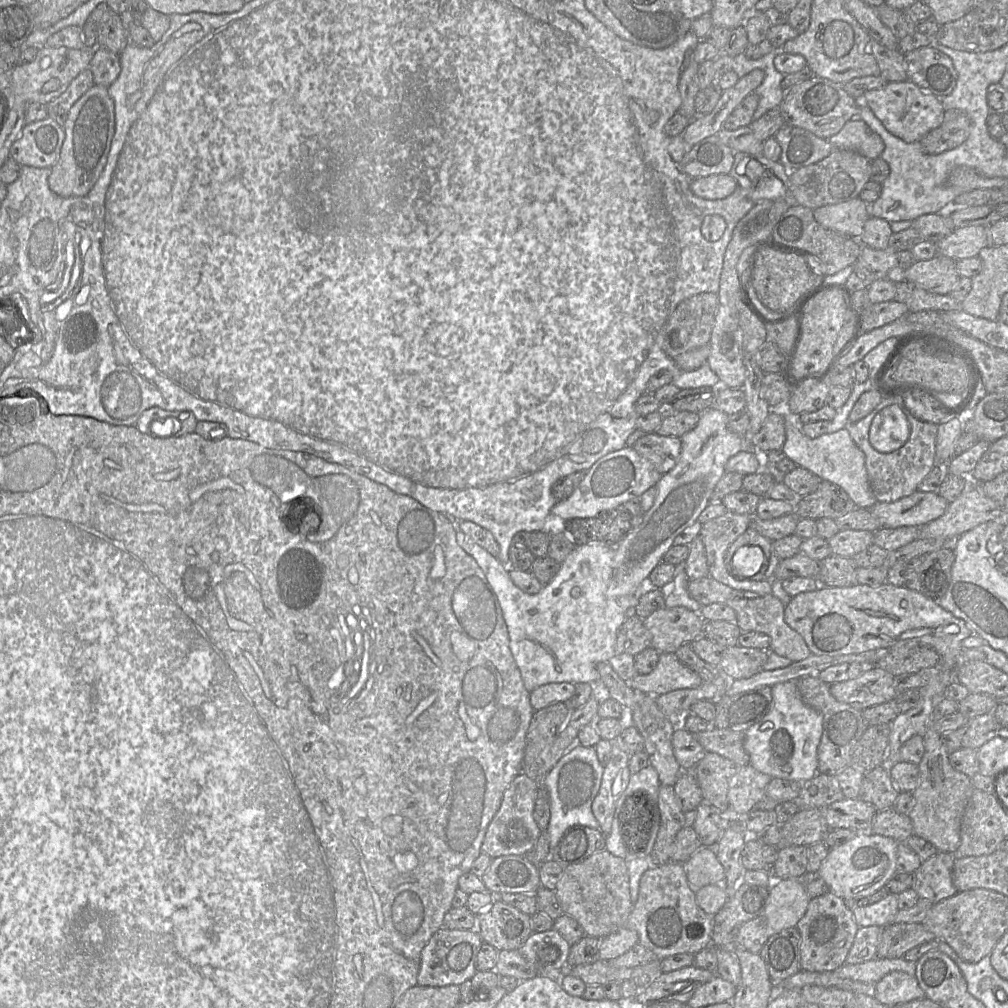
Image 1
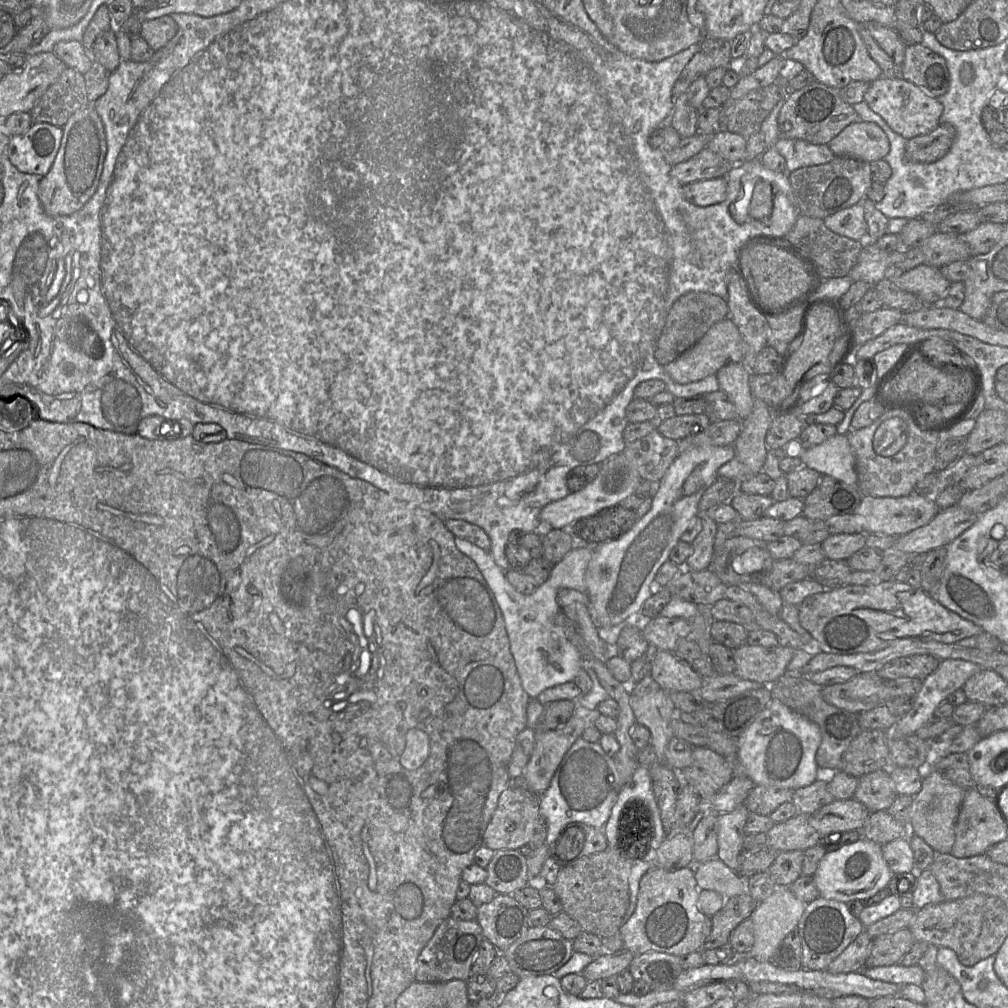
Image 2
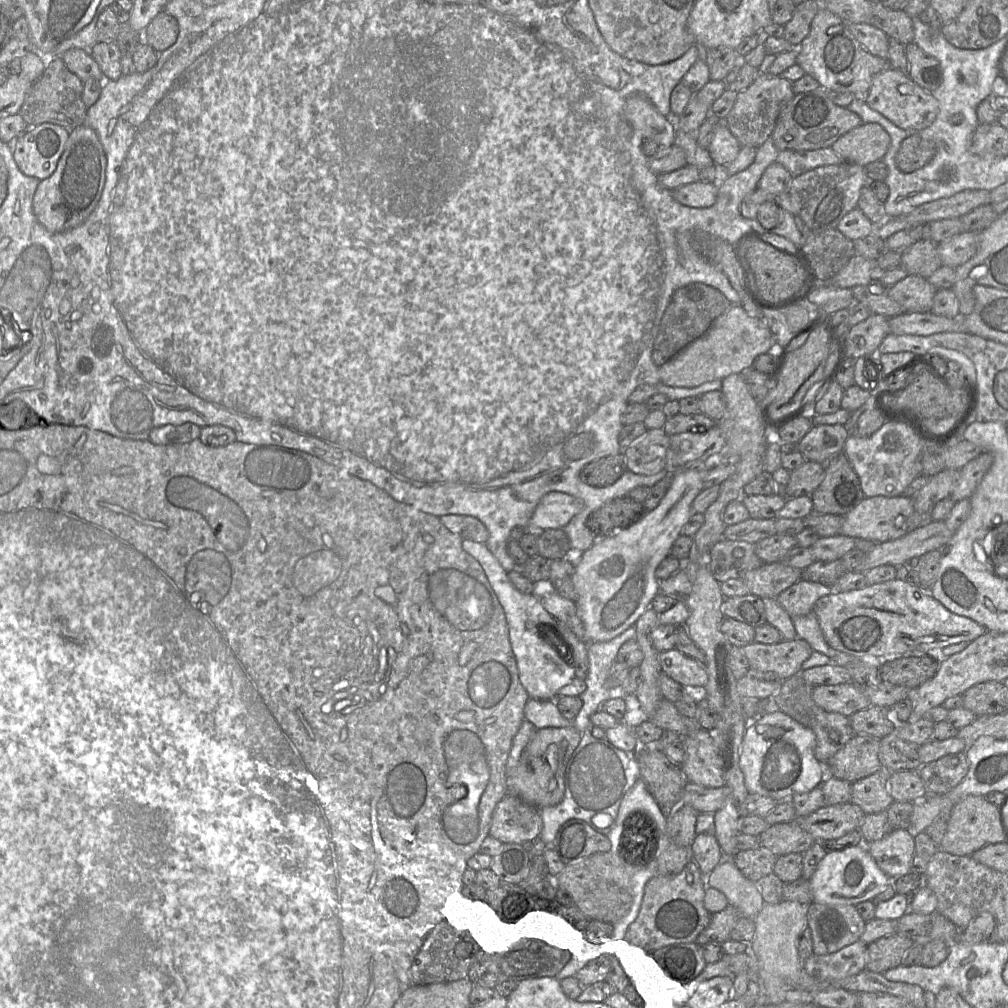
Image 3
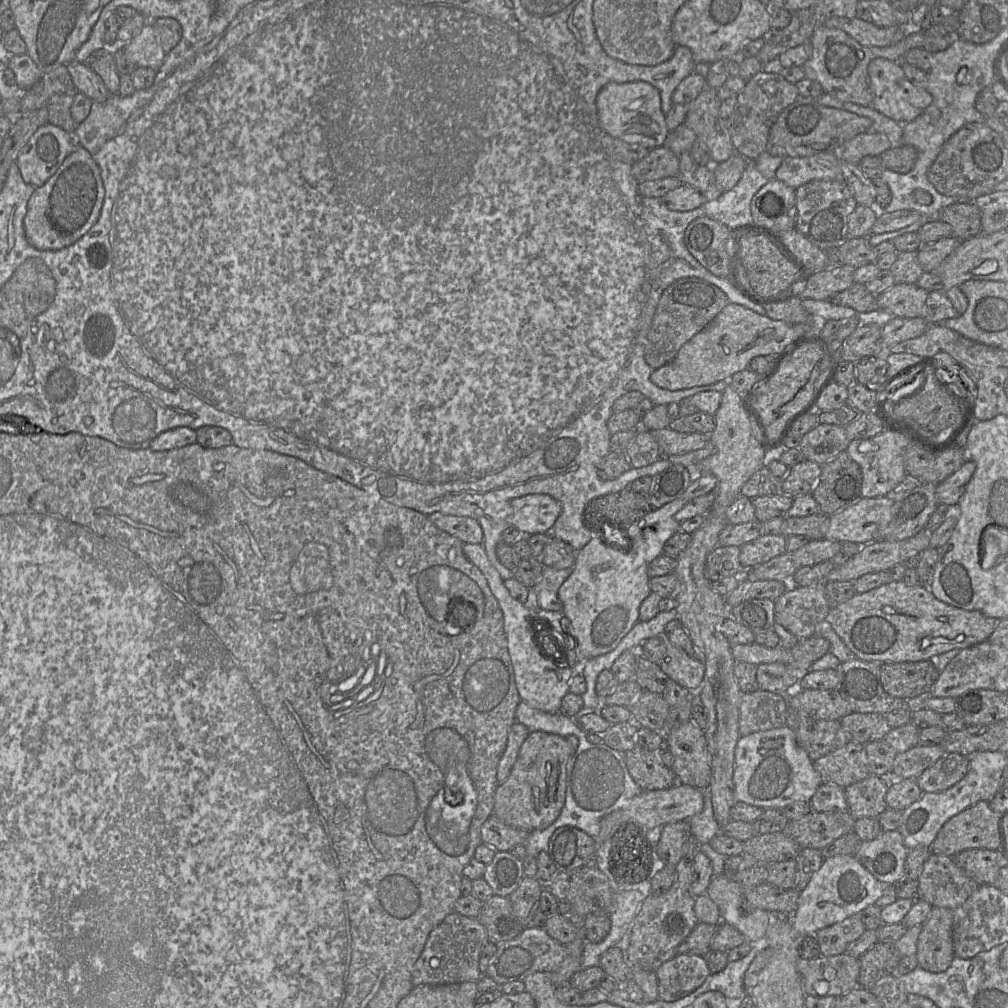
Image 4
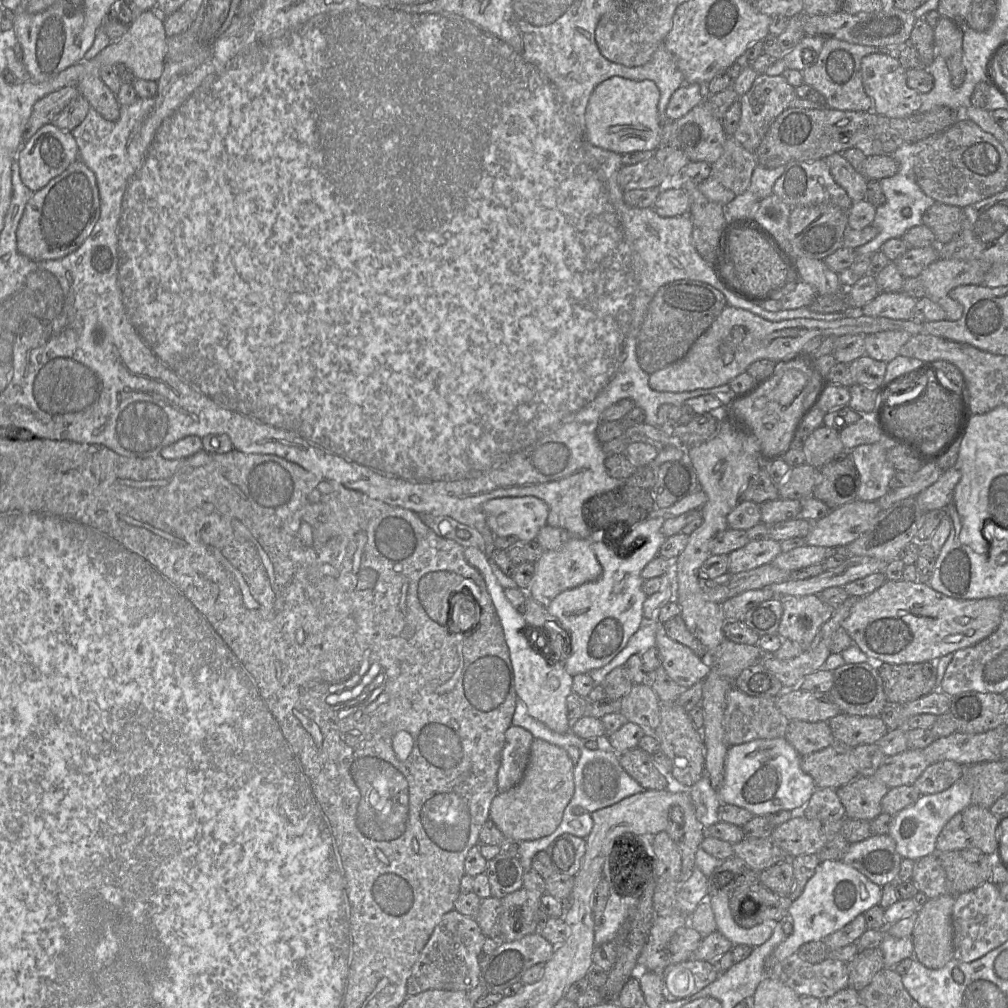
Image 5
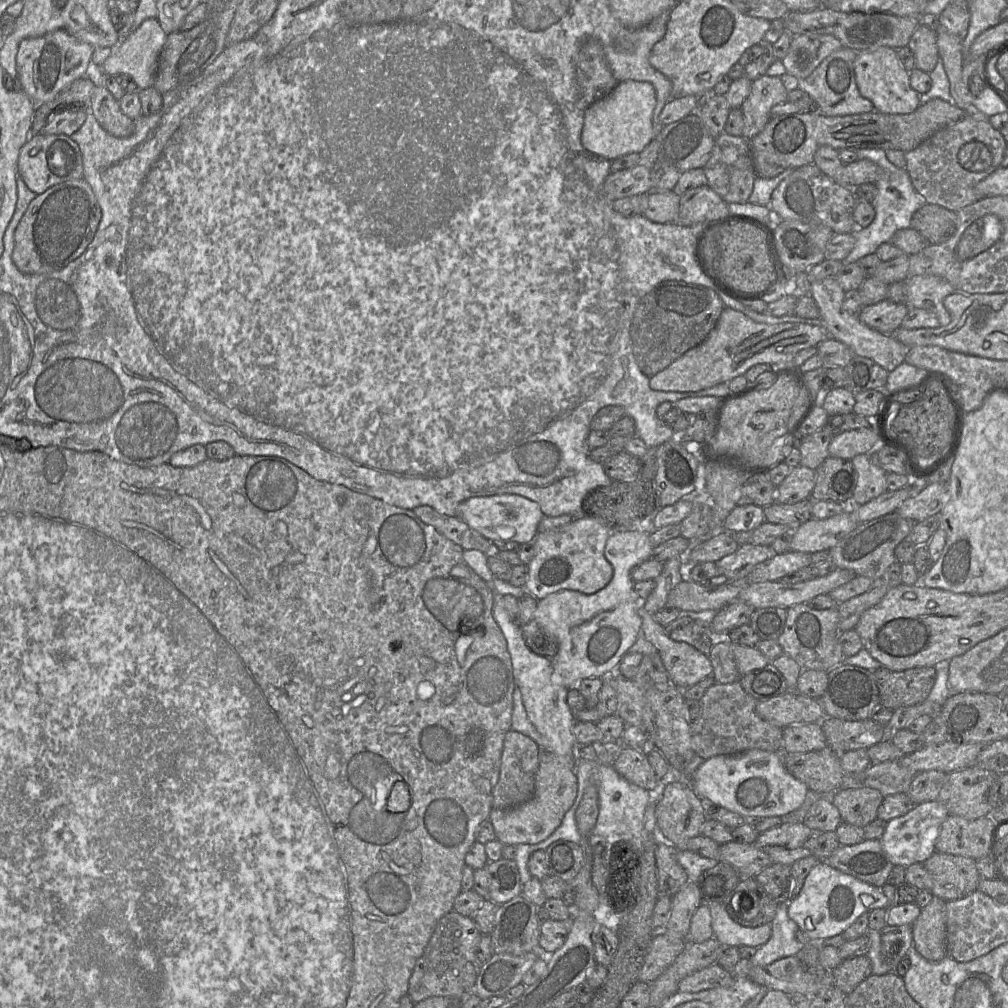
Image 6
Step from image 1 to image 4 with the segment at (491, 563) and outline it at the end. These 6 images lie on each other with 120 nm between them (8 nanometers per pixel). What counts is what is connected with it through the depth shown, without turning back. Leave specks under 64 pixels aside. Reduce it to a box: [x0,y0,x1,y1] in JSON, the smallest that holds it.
[463,543,574,712]

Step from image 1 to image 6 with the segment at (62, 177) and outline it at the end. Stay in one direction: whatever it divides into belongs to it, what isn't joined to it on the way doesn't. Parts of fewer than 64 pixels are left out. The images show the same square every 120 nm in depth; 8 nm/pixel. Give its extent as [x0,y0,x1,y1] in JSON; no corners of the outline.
[12,178,101,275]

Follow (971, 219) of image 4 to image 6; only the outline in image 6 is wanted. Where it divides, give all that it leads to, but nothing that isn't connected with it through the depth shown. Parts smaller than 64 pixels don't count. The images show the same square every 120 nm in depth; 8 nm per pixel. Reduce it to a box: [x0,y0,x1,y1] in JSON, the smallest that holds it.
[911,203,957,244]

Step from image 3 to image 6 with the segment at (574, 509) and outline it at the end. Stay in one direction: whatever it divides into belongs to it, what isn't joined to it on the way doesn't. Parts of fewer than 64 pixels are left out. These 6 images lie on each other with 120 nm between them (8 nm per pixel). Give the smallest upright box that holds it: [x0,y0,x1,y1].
[457,494,544,544]

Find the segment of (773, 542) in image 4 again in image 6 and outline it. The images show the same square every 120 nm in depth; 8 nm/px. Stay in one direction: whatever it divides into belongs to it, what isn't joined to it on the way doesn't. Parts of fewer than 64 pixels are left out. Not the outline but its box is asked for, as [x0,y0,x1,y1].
[716,543,776,581]

